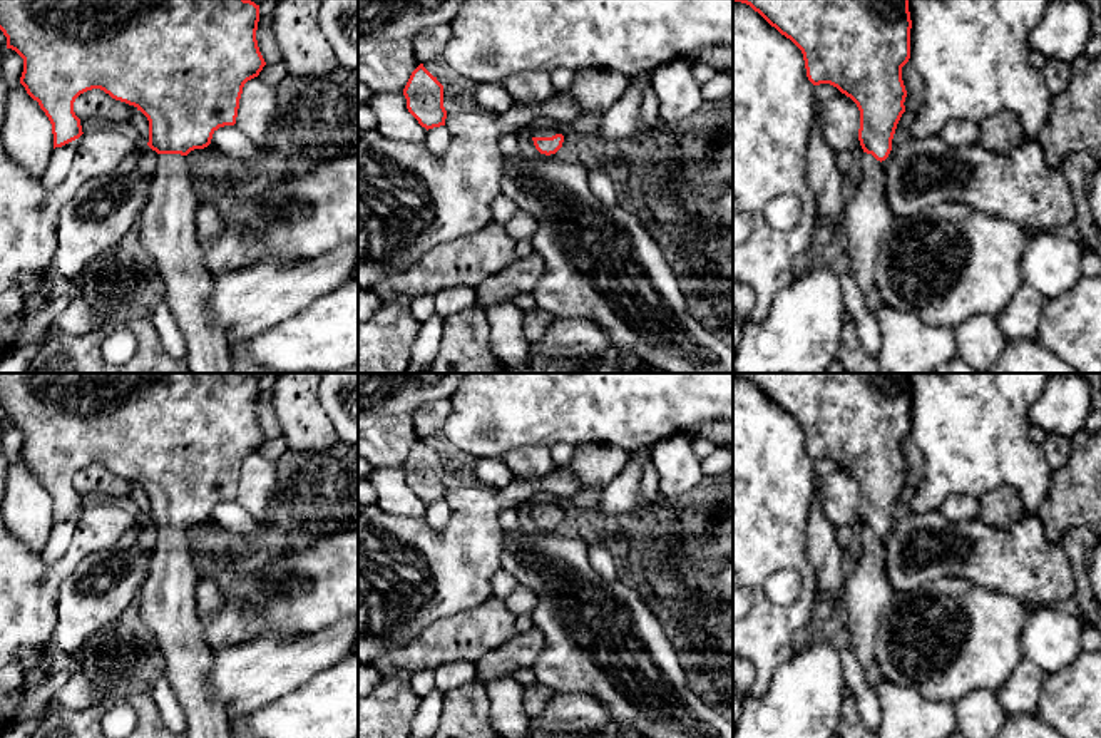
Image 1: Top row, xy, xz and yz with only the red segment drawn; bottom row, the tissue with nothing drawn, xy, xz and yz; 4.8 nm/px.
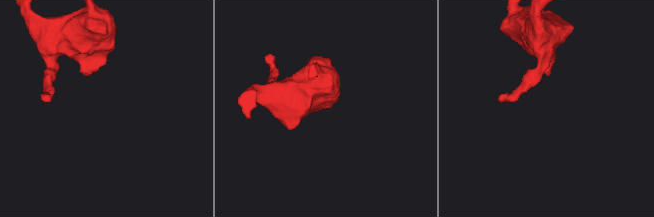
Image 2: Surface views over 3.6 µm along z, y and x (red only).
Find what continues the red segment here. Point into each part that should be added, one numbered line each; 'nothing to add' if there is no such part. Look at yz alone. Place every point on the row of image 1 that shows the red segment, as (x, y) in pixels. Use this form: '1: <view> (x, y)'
1: yz (867, 218)

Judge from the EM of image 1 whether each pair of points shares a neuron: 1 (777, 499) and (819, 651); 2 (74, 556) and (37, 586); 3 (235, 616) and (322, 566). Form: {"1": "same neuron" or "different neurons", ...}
{"1": "different neurons", "2": "same neuron", "3": "same neuron"}

